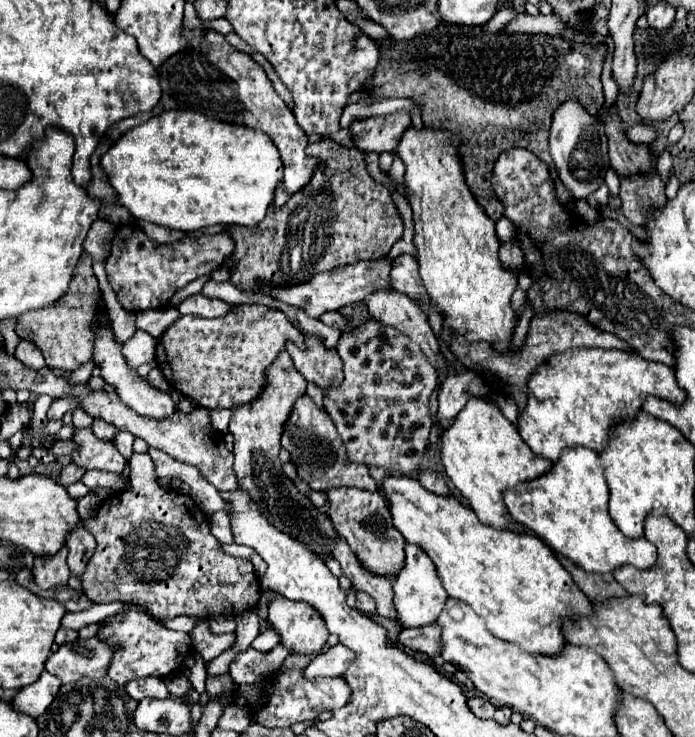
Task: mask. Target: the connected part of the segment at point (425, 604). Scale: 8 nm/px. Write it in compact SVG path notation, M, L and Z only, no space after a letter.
M406 544L406 566L394 580L394 606L402 628L432 624L436 616L440 616L446 600L448 600L448 594L440 584L440 578L436 574L436 568L430 556L416 544Z

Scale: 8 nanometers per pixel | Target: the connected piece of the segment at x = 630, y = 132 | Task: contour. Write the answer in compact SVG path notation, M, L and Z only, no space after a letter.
M630 126L626 130L626 136L634 144L650 144L656 140L656 130L652 126Z

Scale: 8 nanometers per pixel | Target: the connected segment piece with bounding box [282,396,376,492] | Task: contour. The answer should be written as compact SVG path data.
M310 396L300 398L294 404L292 416L288 418L284 426L282 446L292 452L292 464L298 468L298 476L310 484L316 492L328 492L330 488L342 488L342 486L354 486L360 490L376 492L376 482L368 474L368 468L356 462L350 462L346 456L346 448L330 420L330 416L320 410Z

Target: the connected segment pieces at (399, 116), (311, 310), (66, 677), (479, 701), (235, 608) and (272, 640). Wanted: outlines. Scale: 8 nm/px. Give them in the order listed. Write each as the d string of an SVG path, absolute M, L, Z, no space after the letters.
M398 110L394 114L356 120L350 124L354 144L364 152L392 152L400 136L412 126L412 114Z
M382 258L382 260L364 260L358 264L350 264L350 266L340 266L336 270L330 272L320 272L316 274L310 282L304 284L296 284L290 288L264 288L264 292L268 292L270 296L296 306L300 310L304 310L308 316L318 318L320 314L328 312L328 310L340 310L346 304L358 304L364 302L366 296L370 296L372 292L380 292L380 290L388 290L390 286L390 258Z
M90 638L84 642L76 640L72 644L60 646L60 650L48 658L46 670L60 678L62 684L68 684L84 676L104 676L110 666L110 658L112 648L108 648L108 644L100 642L98 638Z
M480 696L468 698L468 708L470 708L480 720L490 720L490 718L494 718L494 712L496 712L496 706L494 706L492 702L488 702L486 698L480 698Z
M132 454L128 468L132 480L130 490L108 496L102 502L98 514L82 522L98 542L96 552L82 576L84 594L96 604L144 604L158 620L188 614L196 618L210 618L218 614L236 618L244 612L254 610L260 600L260 578L254 572L252 562L244 558L232 558L222 550L220 542L210 532L208 516L194 504L188 494L182 494L178 490L162 490L156 484L154 463L149 454Z
M266 630L264 634L260 634L260 636L252 642L252 648L254 648L254 650L260 650L260 652L268 652L268 650L272 650L276 644L278 644L278 634L274 634L272 630Z

